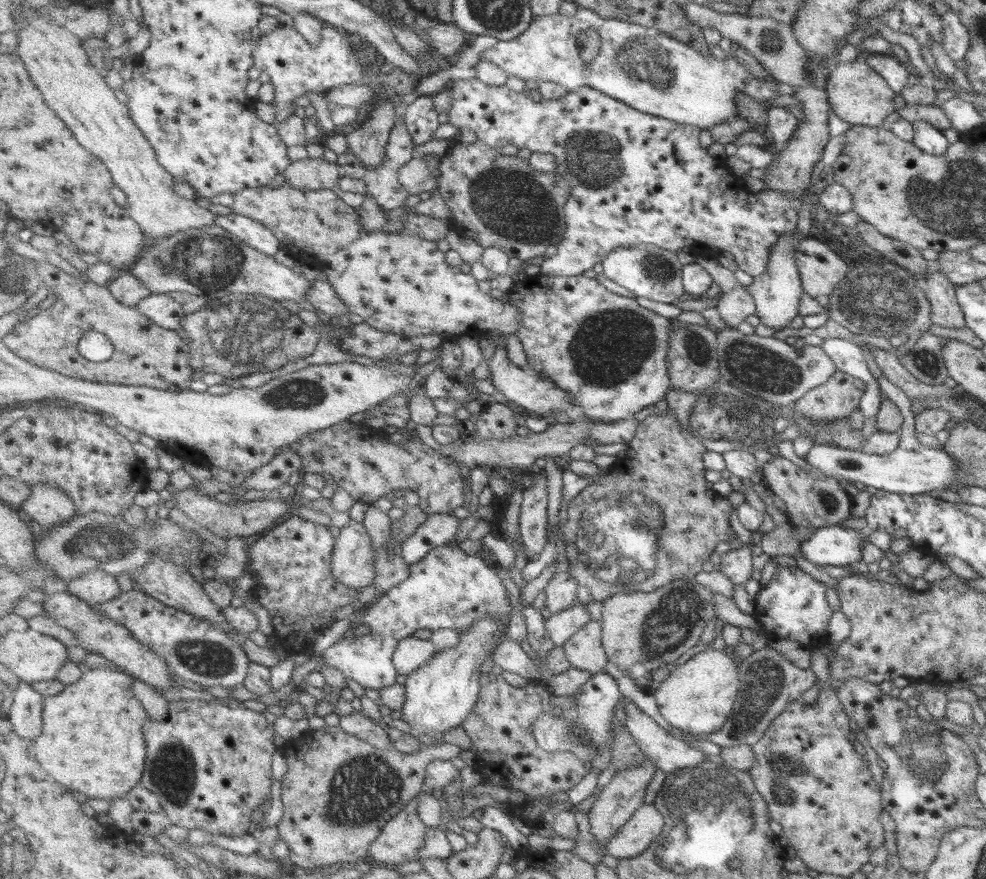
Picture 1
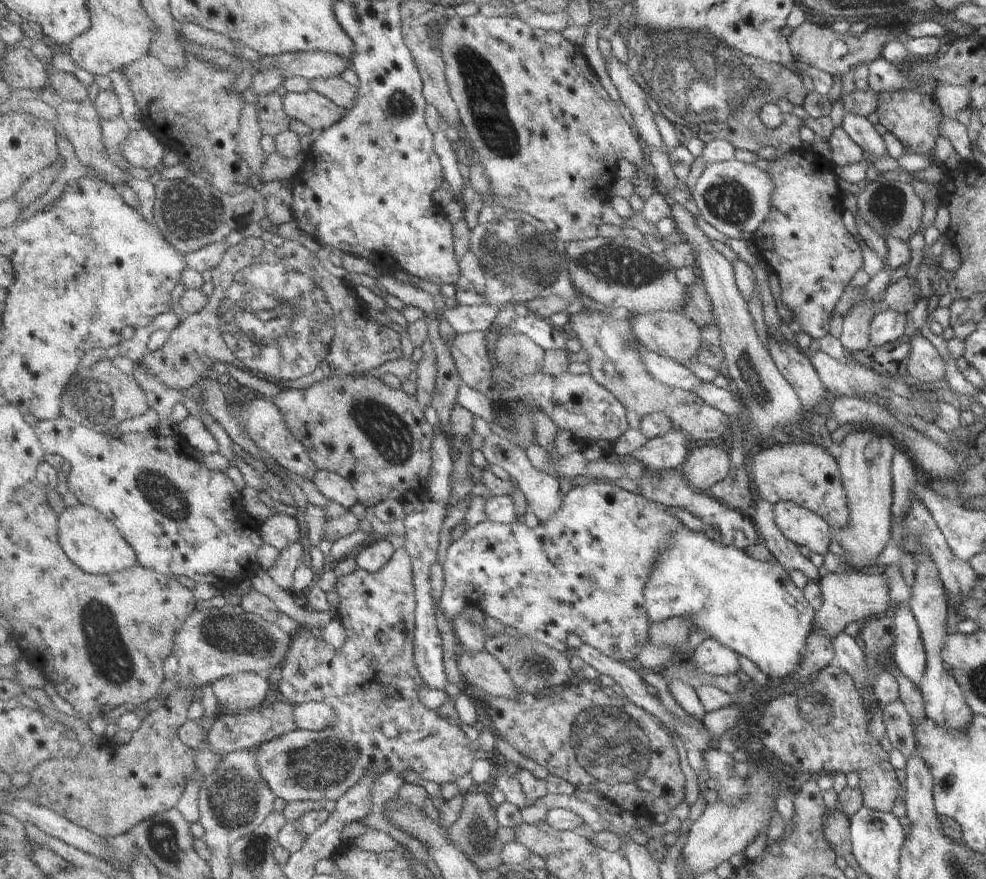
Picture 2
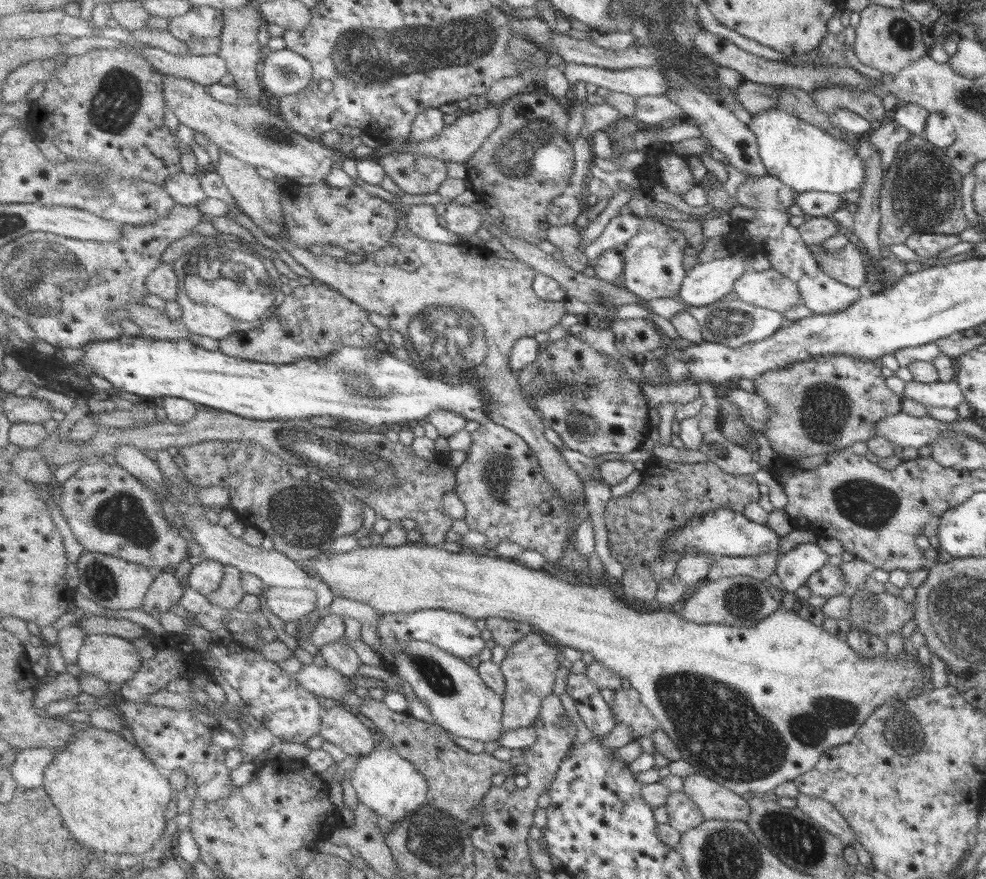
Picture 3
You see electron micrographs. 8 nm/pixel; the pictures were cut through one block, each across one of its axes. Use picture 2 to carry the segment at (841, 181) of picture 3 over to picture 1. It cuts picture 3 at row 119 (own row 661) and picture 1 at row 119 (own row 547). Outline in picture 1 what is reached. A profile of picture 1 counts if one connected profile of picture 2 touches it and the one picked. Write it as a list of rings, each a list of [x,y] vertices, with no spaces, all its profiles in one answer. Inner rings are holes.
[[[581,7],[576,16],[555,14],[552,16],[535,16],[531,27],[514,40],[499,41],[495,47],[486,50],[479,56],[479,64],[485,60],[494,60],[500,68],[506,68],[509,76],[518,76],[525,82],[534,80],[541,82],[558,82],[566,86],[569,92],[578,92],[581,88],[592,87],[605,92],[614,99],[624,101],[650,115],[665,117],[680,124],[694,125],[698,129],[714,128],[718,124],[729,124],[740,116],[736,105],[738,94],[746,93],[754,97],[754,101],[768,101],[778,96],[777,81],[774,78],[758,80],[746,64],[742,64],[734,54],[727,52],[724,58],[712,54],[705,56],[693,45],[684,44],[671,34],[662,32],[660,28],[650,28],[643,24],[613,19],[598,14],[595,10]],[[586,30],[596,30],[602,36],[602,51],[596,61],[588,63],[580,48],[578,36]]]

